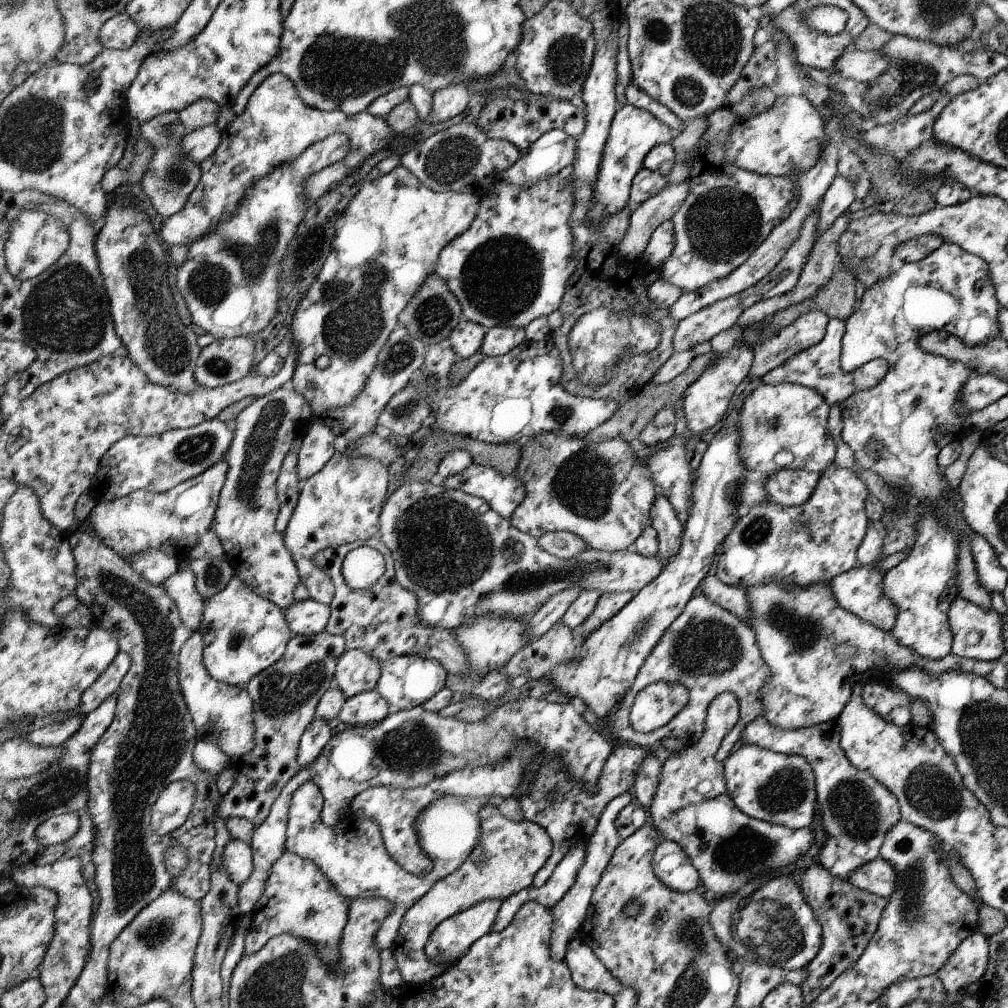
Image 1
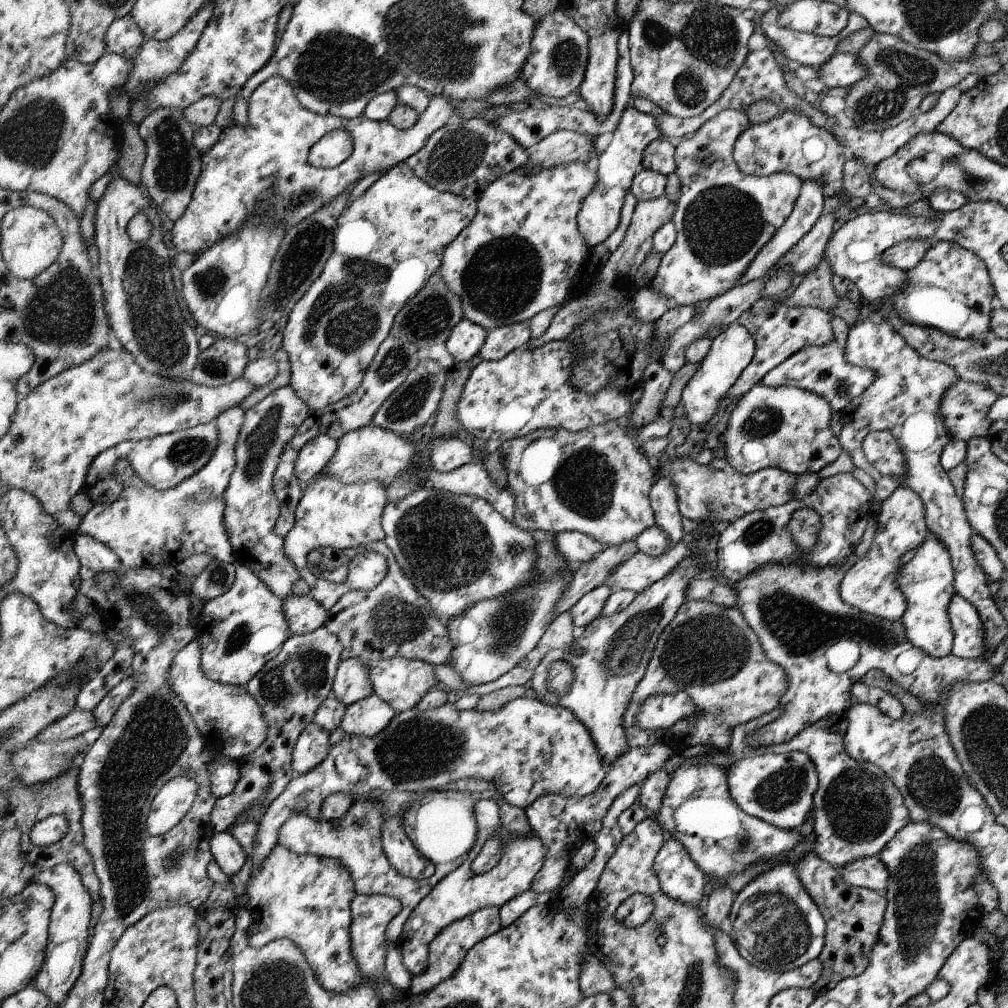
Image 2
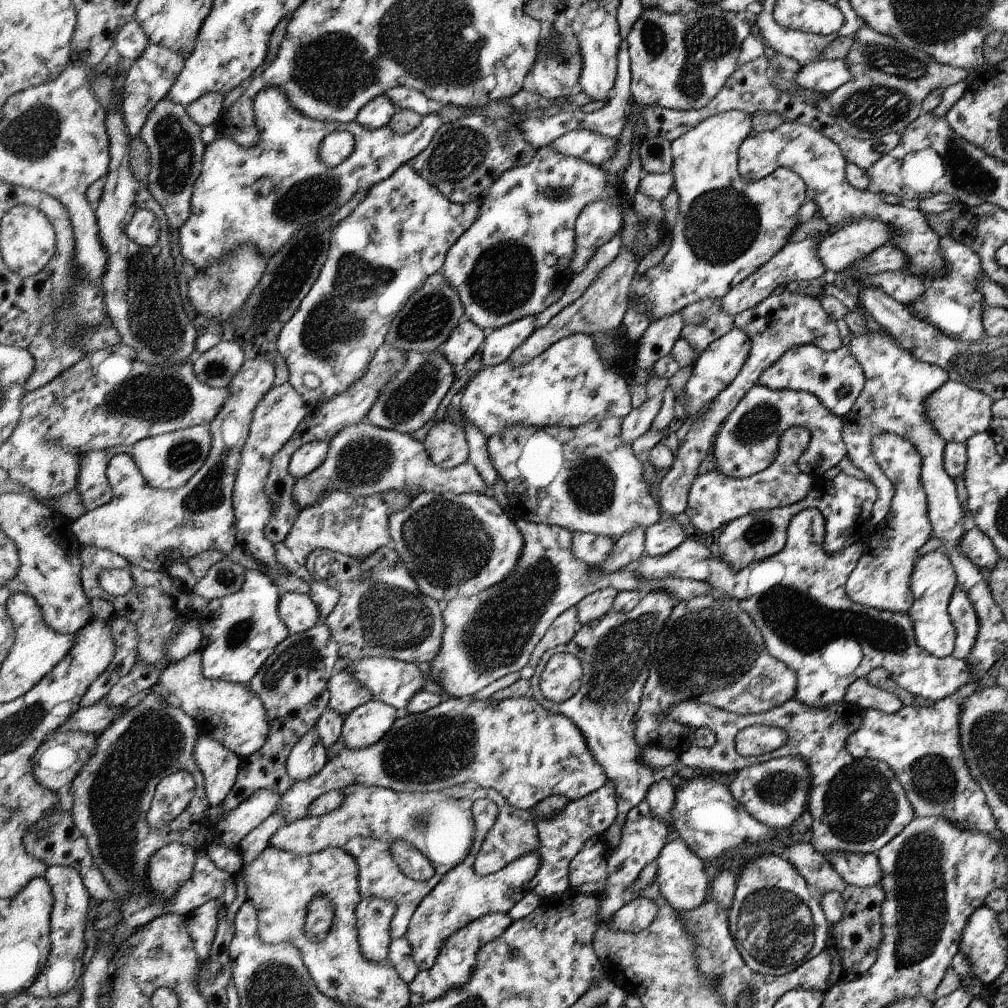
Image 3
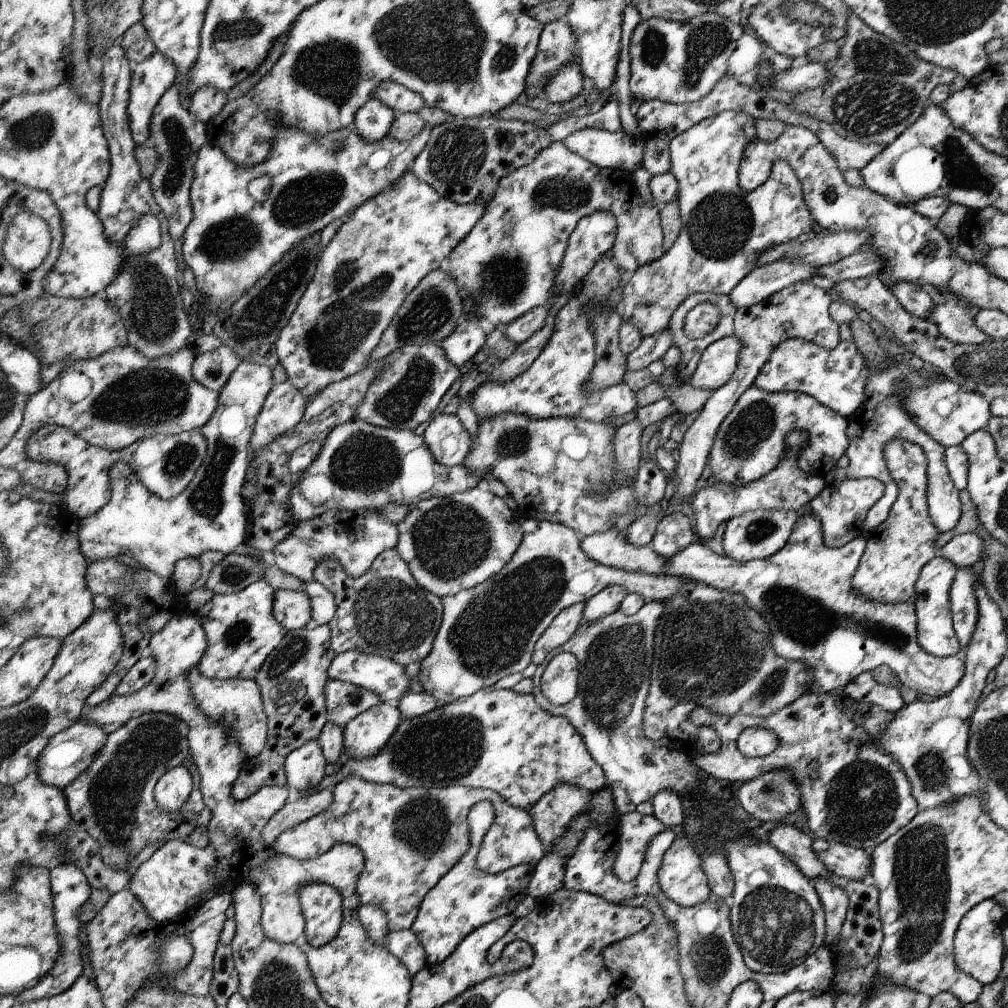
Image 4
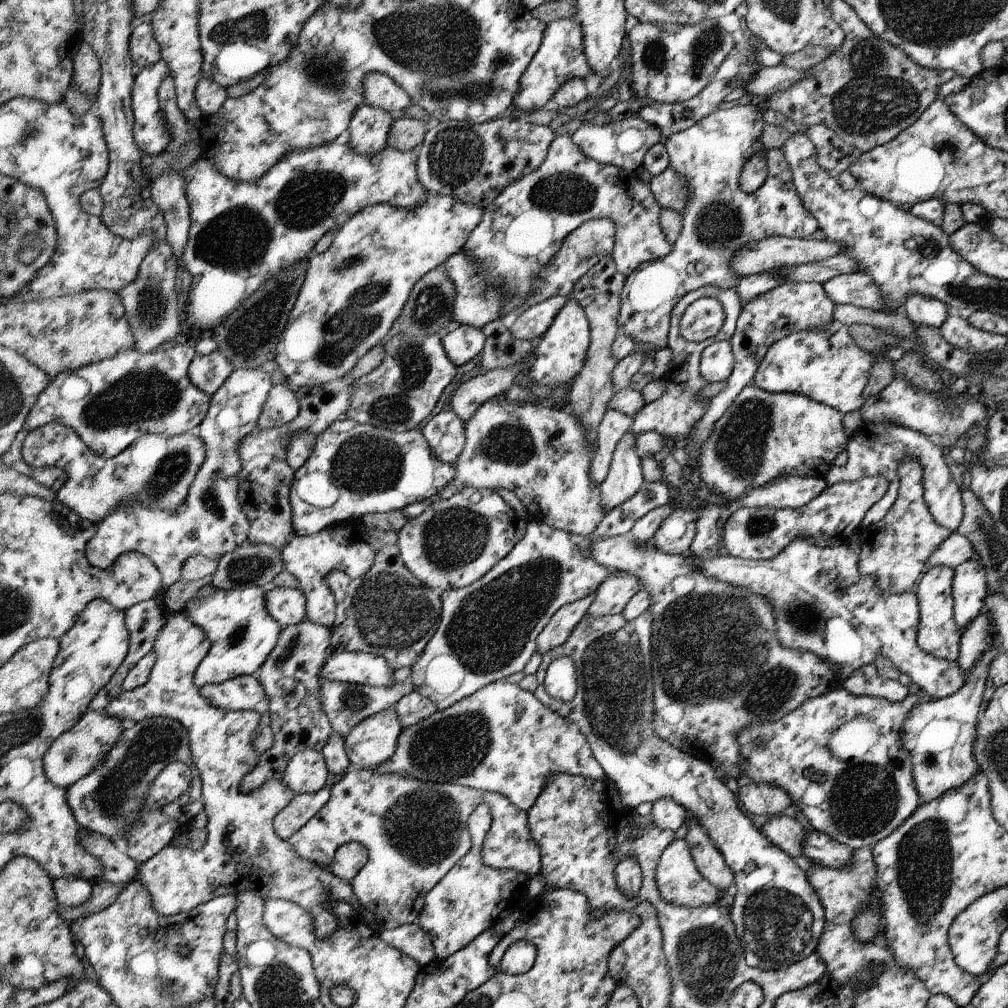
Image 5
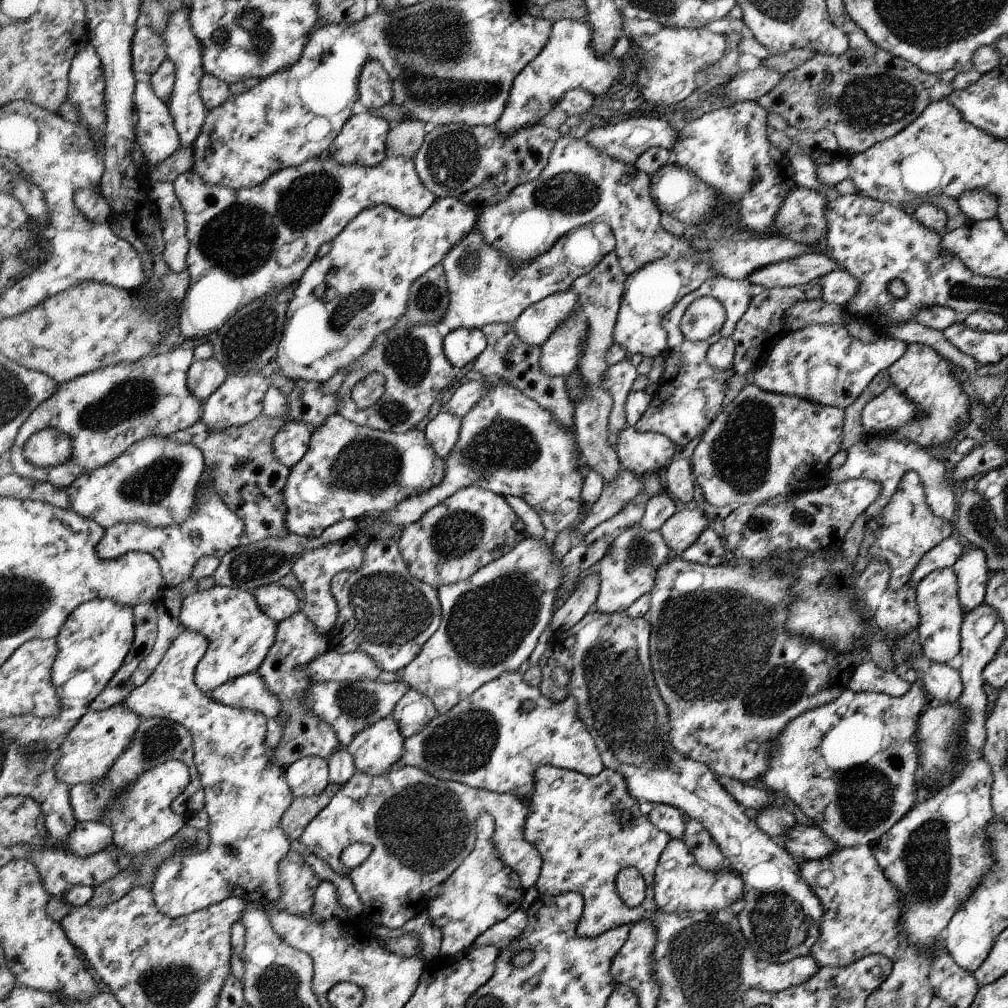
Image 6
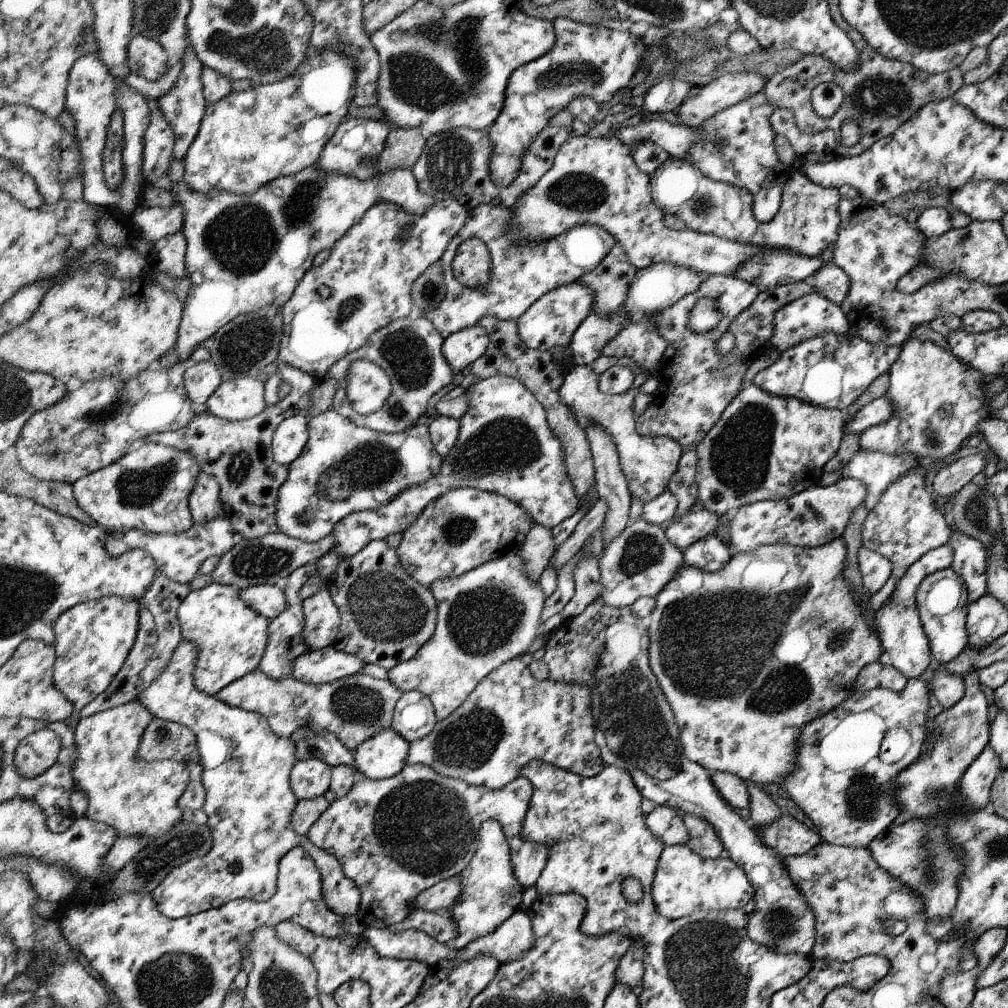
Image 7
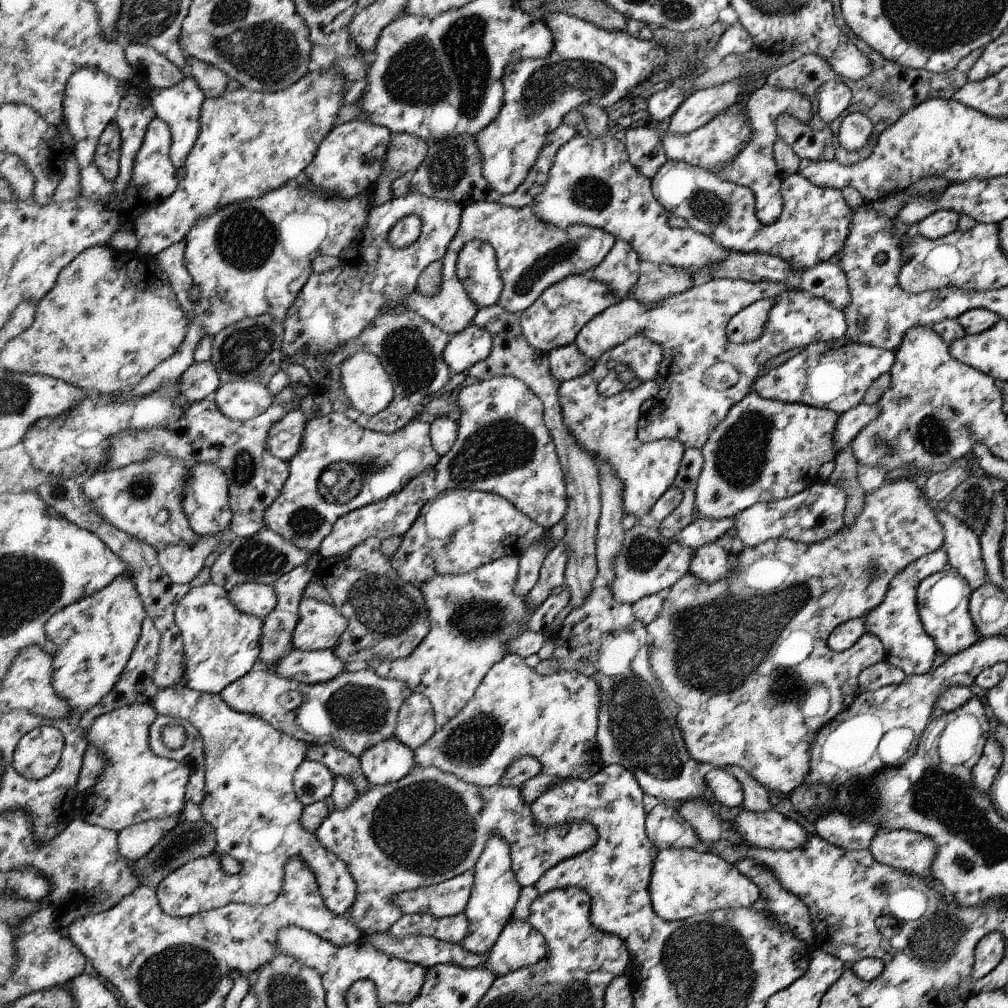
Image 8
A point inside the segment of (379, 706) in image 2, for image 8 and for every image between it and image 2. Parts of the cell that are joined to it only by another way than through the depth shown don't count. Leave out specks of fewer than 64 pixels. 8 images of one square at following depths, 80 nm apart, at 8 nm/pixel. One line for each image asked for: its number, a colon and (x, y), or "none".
3: (364, 726)
4: (365, 736)
5: (373, 741)
6: (375, 750)
7: (384, 755)
8: (388, 761)

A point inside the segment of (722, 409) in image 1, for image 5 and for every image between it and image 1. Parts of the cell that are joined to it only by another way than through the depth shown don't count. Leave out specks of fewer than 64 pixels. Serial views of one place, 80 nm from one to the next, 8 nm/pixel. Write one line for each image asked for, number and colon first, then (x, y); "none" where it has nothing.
2: (731, 352)
3: (715, 368)
4: (719, 362)
5: (718, 361)

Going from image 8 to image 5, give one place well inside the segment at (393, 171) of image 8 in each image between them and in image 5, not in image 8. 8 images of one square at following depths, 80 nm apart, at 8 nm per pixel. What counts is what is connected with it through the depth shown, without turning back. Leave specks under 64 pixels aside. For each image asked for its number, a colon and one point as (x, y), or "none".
5: (407, 133)
6: (406, 137)
7: (404, 147)

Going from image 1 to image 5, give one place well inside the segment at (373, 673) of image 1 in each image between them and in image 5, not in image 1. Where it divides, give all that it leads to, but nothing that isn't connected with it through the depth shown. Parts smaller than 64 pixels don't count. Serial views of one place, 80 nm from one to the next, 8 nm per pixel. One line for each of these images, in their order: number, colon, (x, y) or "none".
2: (352, 683)
3: (346, 693)
4: (344, 701)
5: (347, 705)

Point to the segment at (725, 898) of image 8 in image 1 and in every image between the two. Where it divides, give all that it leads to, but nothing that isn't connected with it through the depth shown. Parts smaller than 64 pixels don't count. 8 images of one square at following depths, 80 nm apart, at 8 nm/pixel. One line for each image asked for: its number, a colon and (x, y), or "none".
1: (672, 865)
2: (680, 877)
3: (682, 876)
4: (681, 877)
5: (680, 883)
6: (681, 885)
7: (685, 882)

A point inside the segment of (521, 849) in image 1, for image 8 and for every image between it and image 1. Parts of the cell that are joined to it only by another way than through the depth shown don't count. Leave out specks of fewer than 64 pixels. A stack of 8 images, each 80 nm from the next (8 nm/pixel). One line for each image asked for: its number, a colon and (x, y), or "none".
2: (463, 892)
3: (463, 895)
4: (466, 898)
5: (474, 897)
6: (484, 890)
7: (491, 892)
8: (497, 890)

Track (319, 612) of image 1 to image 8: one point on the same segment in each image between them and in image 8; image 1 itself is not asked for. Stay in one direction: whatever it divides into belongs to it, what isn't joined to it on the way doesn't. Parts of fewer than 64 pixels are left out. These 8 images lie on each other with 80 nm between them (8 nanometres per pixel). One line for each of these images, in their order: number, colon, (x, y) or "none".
2: (304, 614)
3: (299, 612)
4: (292, 609)
5: (288, 606)
6: (279, 602)
7: (269, 600)
8: (257, 599)

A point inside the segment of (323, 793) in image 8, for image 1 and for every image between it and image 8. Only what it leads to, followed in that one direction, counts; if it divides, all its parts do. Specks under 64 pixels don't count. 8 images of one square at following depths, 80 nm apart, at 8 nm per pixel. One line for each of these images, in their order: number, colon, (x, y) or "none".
1: (317, 736)
2: (313, 745)
3: (308, 758)
4: (305, 766)
5: (307, 773)
6: (309, 776)
7: (310, 778)

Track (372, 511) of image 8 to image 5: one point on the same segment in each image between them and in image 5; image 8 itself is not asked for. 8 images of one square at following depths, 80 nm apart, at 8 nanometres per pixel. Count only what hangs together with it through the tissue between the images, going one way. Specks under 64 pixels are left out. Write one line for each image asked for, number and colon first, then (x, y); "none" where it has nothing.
5: (542, 454)
6: (509, 444)
7: (505, 445)

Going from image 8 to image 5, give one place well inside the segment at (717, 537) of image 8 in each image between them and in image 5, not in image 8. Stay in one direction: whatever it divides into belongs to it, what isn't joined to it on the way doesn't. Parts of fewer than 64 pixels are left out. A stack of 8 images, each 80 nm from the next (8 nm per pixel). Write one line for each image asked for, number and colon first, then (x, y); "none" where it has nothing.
5: (676, 534)
6: (682, 529)
7: (694, 526)

